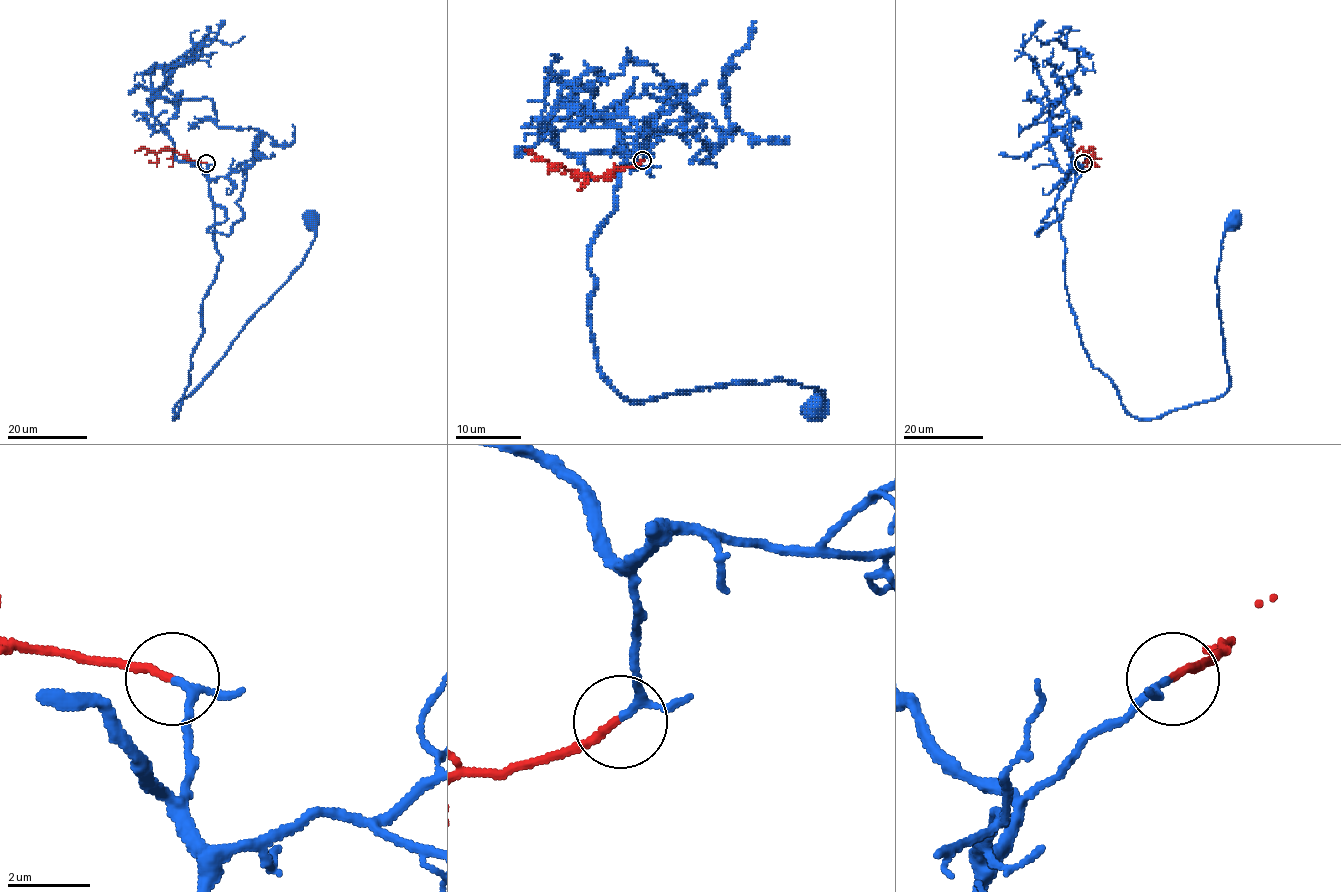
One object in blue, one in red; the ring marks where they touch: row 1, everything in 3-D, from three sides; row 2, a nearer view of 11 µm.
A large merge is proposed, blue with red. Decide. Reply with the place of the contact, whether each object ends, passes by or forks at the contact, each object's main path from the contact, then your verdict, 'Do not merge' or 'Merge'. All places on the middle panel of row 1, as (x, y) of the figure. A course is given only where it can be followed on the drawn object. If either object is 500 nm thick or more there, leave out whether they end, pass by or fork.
Place: (642, 160). At the ring blue passes by. At the ring red ends. Course of blue: (643, 161), (656, 115), (667, 130), (618, 169), (588, 258), (606, 381), (648, 401), (794, 381), (817, 408). Course of red: (643, 161), (611, 169), (600, 177), (590, 177), (537, 159), (526, 151). Merge

